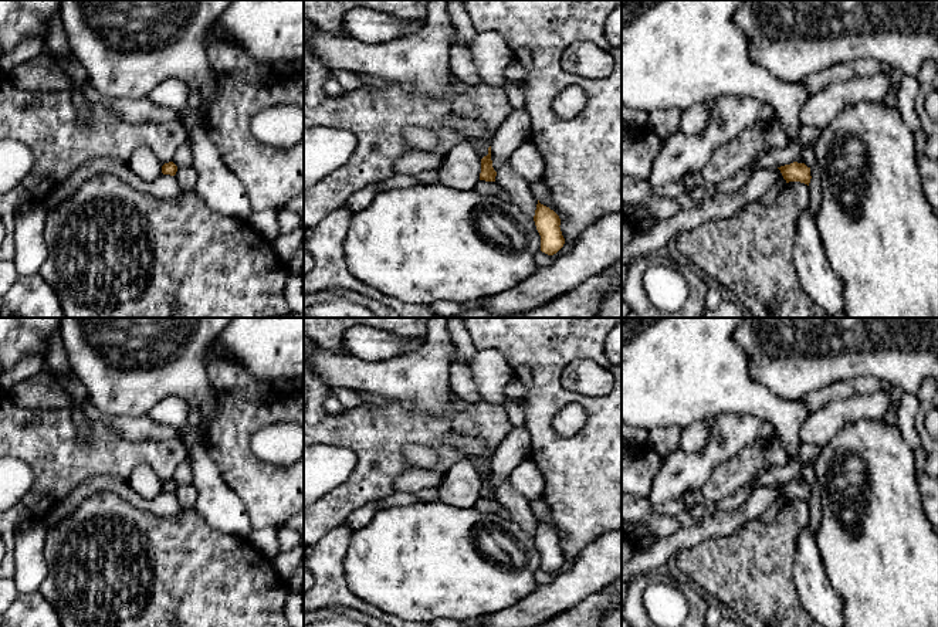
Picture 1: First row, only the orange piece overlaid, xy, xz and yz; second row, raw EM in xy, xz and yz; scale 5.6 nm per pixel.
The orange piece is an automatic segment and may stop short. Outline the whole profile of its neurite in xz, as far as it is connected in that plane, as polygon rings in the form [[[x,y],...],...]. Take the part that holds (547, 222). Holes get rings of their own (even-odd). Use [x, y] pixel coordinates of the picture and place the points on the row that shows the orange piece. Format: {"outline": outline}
{"outline": [[[538,200],[534,221],[541,235],[541,251],[548,255],[556,254],[565,244],[565,238],[559,227],[559,216]]]}

